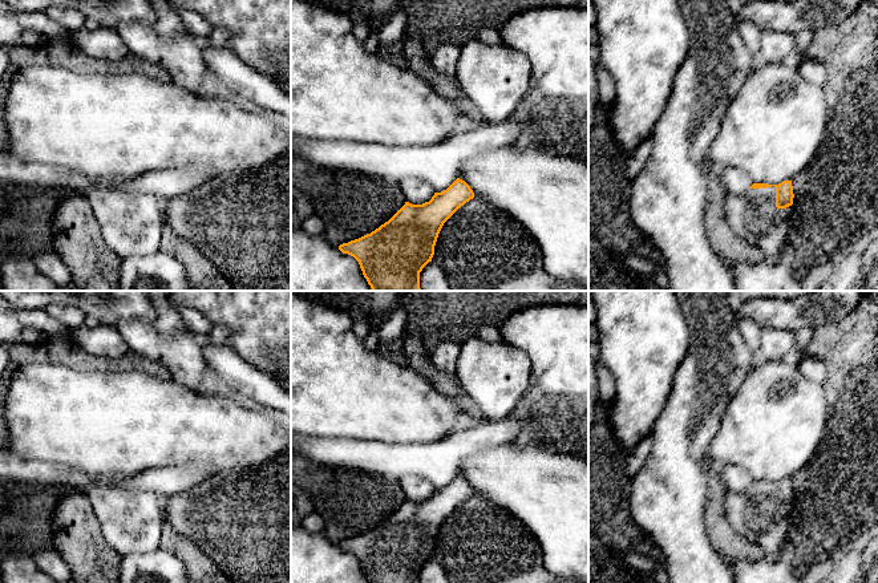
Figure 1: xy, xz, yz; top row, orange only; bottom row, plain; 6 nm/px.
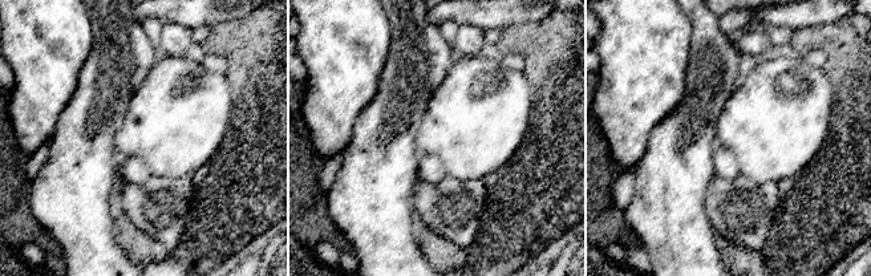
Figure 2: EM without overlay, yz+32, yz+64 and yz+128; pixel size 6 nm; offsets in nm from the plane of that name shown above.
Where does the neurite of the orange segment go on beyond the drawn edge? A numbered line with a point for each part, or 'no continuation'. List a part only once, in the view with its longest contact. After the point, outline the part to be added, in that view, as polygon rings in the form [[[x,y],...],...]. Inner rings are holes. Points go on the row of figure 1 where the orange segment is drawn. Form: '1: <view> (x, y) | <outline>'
1: yz (752, 215) | [[[776,187],[749,189],[744,194],[727,193],[724,216],[732,231],[758,248],[764,256],[780,254],[785,243],[793,206],[776,207]]]

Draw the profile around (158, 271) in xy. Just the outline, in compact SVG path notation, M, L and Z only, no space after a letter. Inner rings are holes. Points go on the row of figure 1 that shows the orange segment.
M161 250L122 259L120 291L189 291L190 283L181 262Z

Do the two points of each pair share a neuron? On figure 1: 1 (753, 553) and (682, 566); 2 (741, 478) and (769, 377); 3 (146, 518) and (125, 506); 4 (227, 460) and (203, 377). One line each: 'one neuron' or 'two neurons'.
1: two neurons
2: two neurons
3: one neuron
4: two neurons

